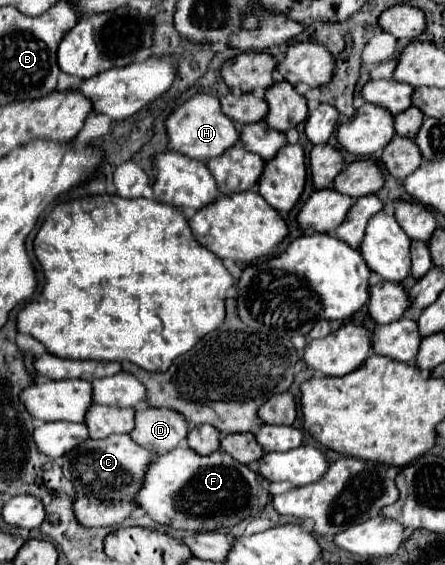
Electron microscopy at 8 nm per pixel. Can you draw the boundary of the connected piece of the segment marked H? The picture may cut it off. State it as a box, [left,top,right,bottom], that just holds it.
[164,93,238,161]

